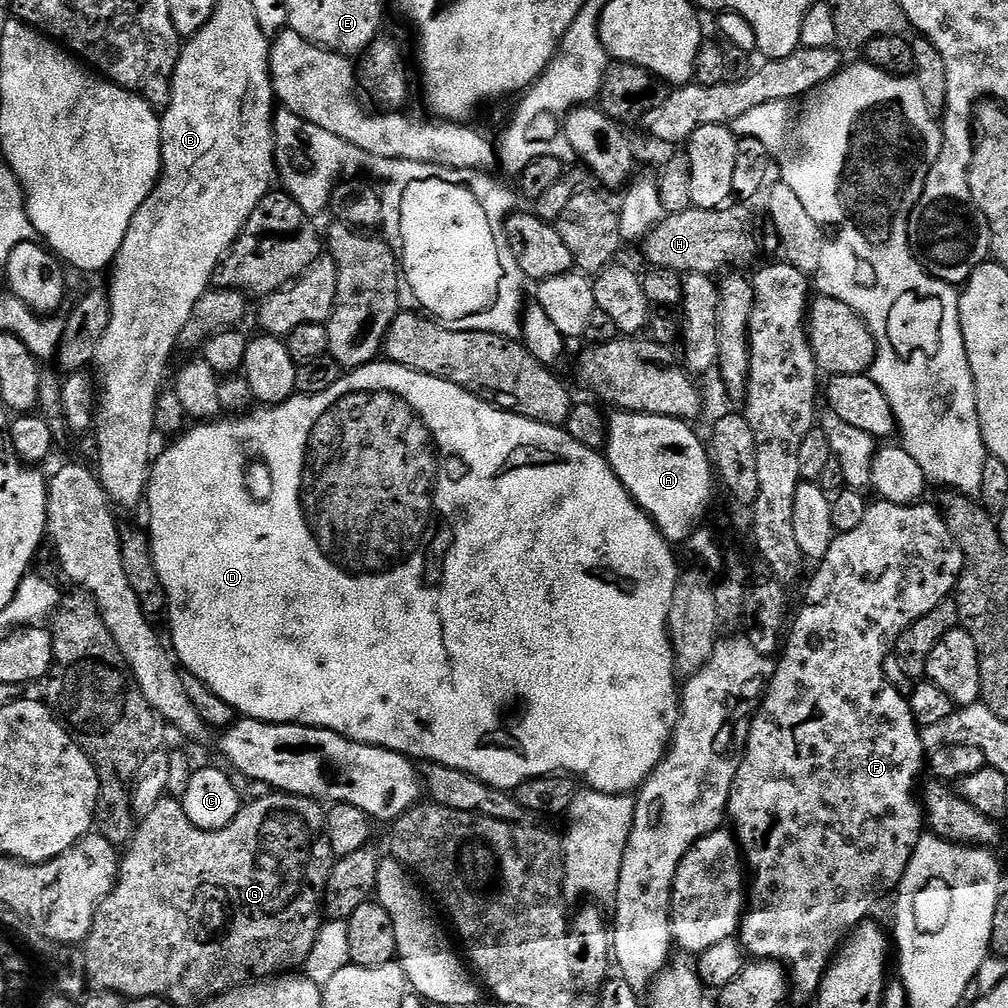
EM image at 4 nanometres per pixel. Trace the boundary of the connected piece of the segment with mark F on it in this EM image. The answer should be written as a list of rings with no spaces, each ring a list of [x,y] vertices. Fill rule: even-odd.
[[[887,502],[869,503],[866,514],[854,530],[839,533],[826,550],[824,559],[815,565],[816,573],[804,592],[804,605],[788,632],[784,653],[772,672],[772,681],[764,692],[760,709],[755,709],[746,728],[748,741],[743,741],[740,765],[728,794],[727,819],[742,849],[743,859],[750,869],[750,887],[746,892],[746,911],[738,921],[738,939],[749,957],[762,960],[777,960],[790,973],[790,996],[794,1001],[811,1001],[820,990],[824,971],[831,964],[849,932],[858,924],[869,919],[872,907],[880,896],[899,885],[910,858],[926,828],[926,817],[918,799],[920,771],[926,768],[926,749],[921,737],[921,727],[916,723],[905,693],[898,691],[886,678],[884,659],[893,651],[901,632],[916,620],[947,601],[956,591],[956,580],[964,569],[964,556],[954,542],[944,521],[944,514],[935,503],[919,502],[910,505],[896,505]]]

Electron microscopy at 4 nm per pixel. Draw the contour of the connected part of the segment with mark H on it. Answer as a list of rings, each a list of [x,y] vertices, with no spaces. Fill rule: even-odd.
[[[725,206],[714,212],[707,212],[701,208],[688,208],[684,212],[673,212],[665,215],[664,219],[648,233],[648,260],[652,268],[665,268],[671,272],[691,274],[697,272],[703,276],[716,274],[719,268],[727,264],[748,264],[756,256],[756,232],[752,229],[752,216],[747,207]]]

